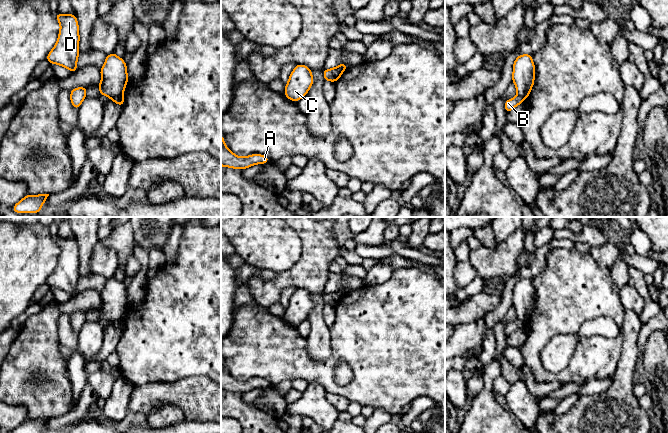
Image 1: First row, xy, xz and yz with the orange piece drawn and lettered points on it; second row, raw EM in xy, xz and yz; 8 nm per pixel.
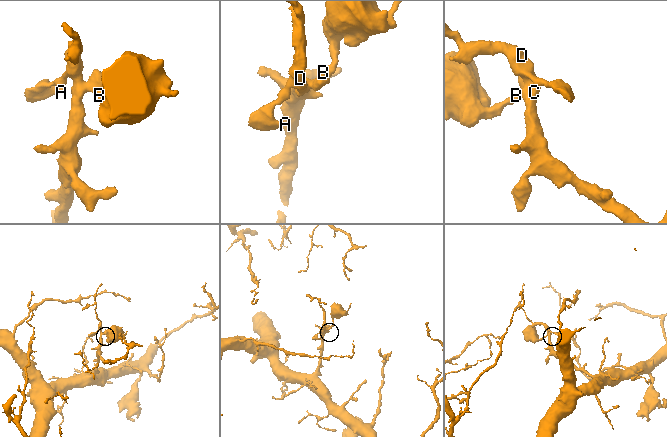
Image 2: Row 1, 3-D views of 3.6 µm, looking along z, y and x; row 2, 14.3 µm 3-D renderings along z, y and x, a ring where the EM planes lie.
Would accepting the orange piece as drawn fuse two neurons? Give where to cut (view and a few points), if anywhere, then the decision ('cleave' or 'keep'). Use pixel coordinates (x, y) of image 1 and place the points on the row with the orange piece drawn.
cut xy (121, 95), (116, 96), (112, 100); cleave

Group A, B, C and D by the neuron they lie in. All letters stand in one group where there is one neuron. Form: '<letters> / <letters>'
A C D / B

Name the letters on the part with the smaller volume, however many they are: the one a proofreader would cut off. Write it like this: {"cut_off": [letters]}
{"cut_off": ["B"]}

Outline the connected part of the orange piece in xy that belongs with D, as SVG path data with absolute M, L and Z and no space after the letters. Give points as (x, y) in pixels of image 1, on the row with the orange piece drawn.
M55 13L61 28L55 46L48 53L46 60L50 64L58 64L69 69L72 73L77 71L79 50L79 26L75 14Z

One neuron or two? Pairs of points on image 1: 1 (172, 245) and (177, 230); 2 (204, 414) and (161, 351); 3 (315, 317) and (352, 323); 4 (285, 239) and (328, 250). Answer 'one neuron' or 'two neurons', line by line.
1: one neuron
2: two neurons
3: two neurons
4: two neurons

